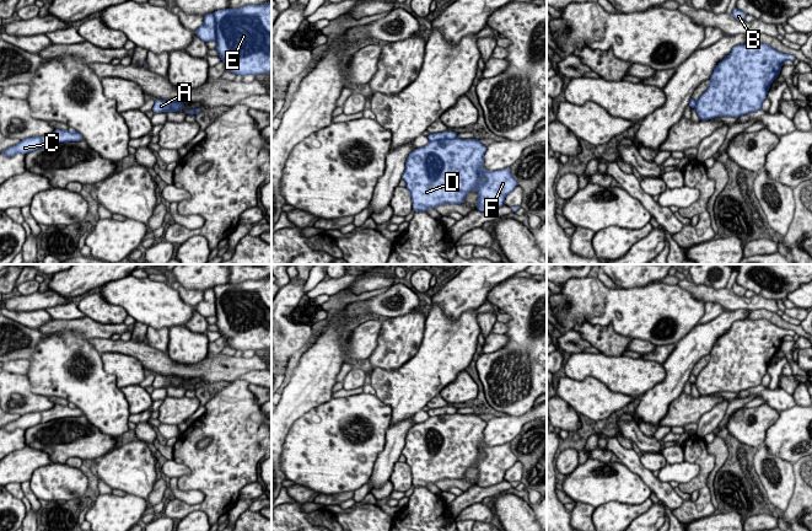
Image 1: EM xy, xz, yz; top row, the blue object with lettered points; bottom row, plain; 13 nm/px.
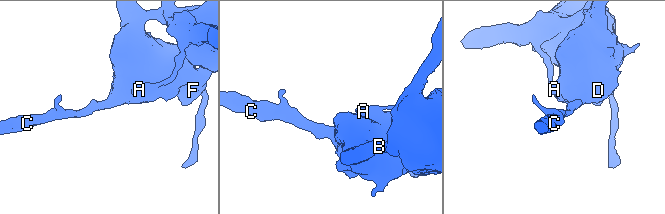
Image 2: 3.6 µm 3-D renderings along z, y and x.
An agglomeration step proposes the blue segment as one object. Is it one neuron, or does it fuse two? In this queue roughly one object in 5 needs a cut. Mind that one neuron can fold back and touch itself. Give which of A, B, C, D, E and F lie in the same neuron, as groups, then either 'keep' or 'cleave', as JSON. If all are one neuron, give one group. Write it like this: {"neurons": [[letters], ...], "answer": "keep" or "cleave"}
{"neurons": [["A"], ["B", "C", "D", "E", "F"]], "answer": "cleave"}

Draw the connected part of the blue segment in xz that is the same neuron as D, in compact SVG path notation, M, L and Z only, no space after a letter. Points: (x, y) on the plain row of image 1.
M441 414L414 424L405 436L402 455L410 467L413 487L427 487L441 479L462 479L467 468L478 467L477 486L491 487L505 481L505 473L517 462L511 444L488 446L483 442L486 422L474 414Z

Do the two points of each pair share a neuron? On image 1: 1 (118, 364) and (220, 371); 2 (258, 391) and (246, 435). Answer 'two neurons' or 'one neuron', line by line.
1: two neurons
2: two neurons

